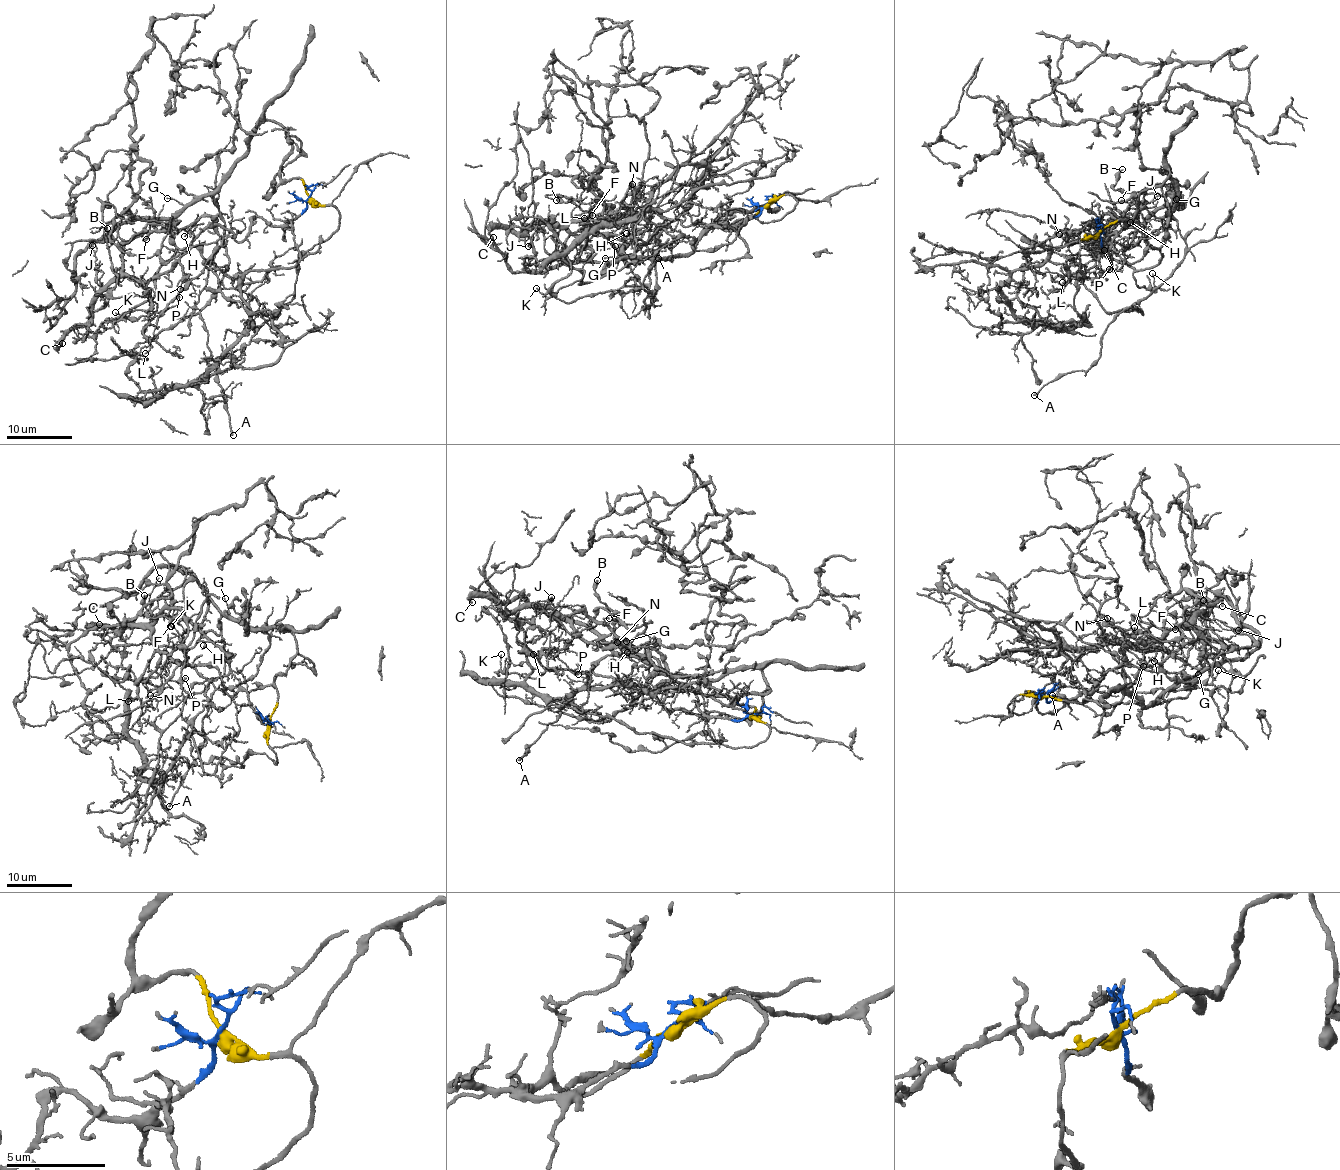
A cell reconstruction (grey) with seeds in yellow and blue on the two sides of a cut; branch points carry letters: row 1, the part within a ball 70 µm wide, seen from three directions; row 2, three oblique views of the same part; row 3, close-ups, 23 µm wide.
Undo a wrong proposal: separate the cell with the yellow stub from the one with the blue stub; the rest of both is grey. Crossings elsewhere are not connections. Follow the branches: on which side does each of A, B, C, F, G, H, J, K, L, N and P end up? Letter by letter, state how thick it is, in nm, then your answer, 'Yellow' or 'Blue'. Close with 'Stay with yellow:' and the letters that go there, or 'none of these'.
A: Thickness 240 nm. Yellow
B: Thickness 240 nm. Yellow
C: Thickness 180 nm. Blue
F: Thickness 120 nm. Blue
G: Thickness 110 nm. Yellow
H: Thickness 100 nm. Blue
J: Thickness 110 nm. Blue
K: Thickness 110 nm. Yellow
L: Thickness 170 nm. Blue
N: Thickness 130 nm. Blue
P: Thickness 160 nm. Blue
Stay with yellow: A, B, G, K

